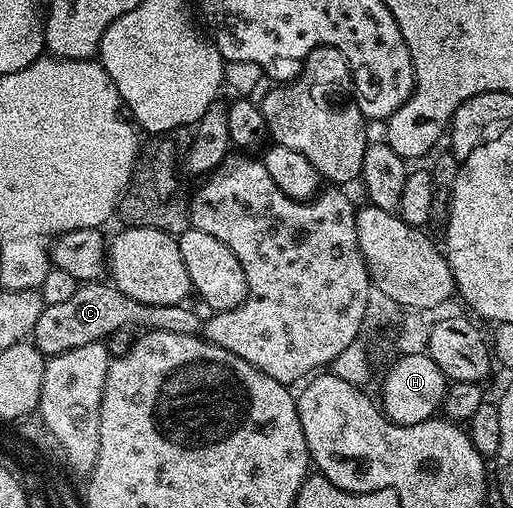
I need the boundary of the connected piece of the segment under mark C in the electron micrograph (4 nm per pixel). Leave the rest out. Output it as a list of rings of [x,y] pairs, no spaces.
[[[83,281],[65,301],[44,306],[41,317],[37,317],[33,342],[44,357],[50,357],[69,349],[79,349],[81,345],[110,340],[110,335],[115,335],[126,327],[136,327],[136,332],[139,333],[164,331],[198,335],[204,322],[204,316],[199,316],[191,305],[145,305],[121,293],[110,282]]]

